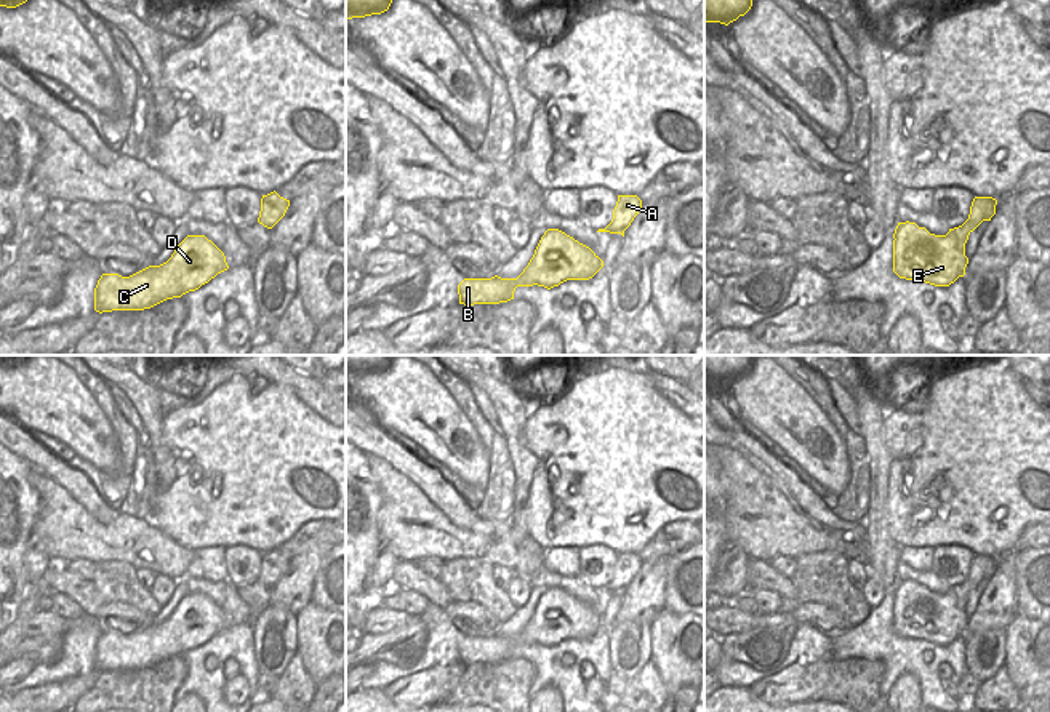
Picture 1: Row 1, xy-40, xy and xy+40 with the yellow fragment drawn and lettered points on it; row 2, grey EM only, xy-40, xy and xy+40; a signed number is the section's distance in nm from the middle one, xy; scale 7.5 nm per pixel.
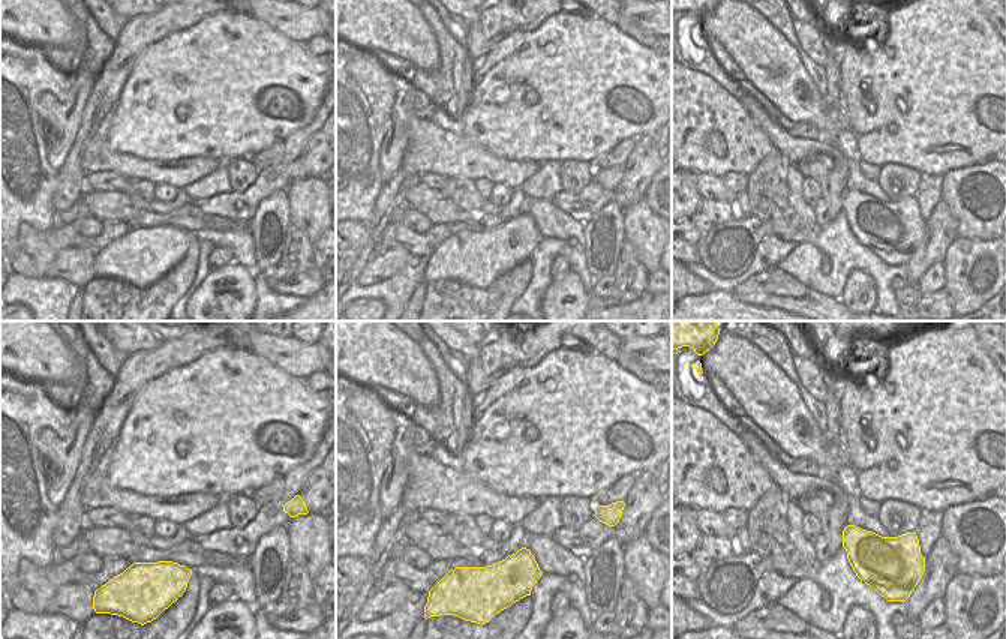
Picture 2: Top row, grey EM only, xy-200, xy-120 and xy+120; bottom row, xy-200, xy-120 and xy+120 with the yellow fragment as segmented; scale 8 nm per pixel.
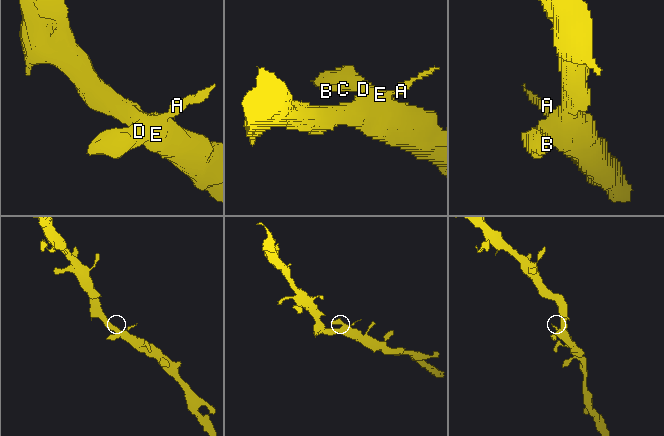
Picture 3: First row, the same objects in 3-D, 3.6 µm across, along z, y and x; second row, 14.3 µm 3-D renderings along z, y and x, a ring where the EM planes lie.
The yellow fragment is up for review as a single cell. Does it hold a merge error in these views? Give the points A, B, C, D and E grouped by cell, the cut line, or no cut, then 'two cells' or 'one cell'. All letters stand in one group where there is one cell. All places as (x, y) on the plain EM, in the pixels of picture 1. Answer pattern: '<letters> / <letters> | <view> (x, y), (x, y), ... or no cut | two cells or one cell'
A B C D E | no cut | one cell

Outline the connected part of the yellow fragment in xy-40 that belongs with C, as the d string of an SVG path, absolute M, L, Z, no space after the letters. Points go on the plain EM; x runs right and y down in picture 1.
M187 594L171 616L130 635L102 632L94 646L94 669L144 669L198 648L227 629L224 611L205 594Z

